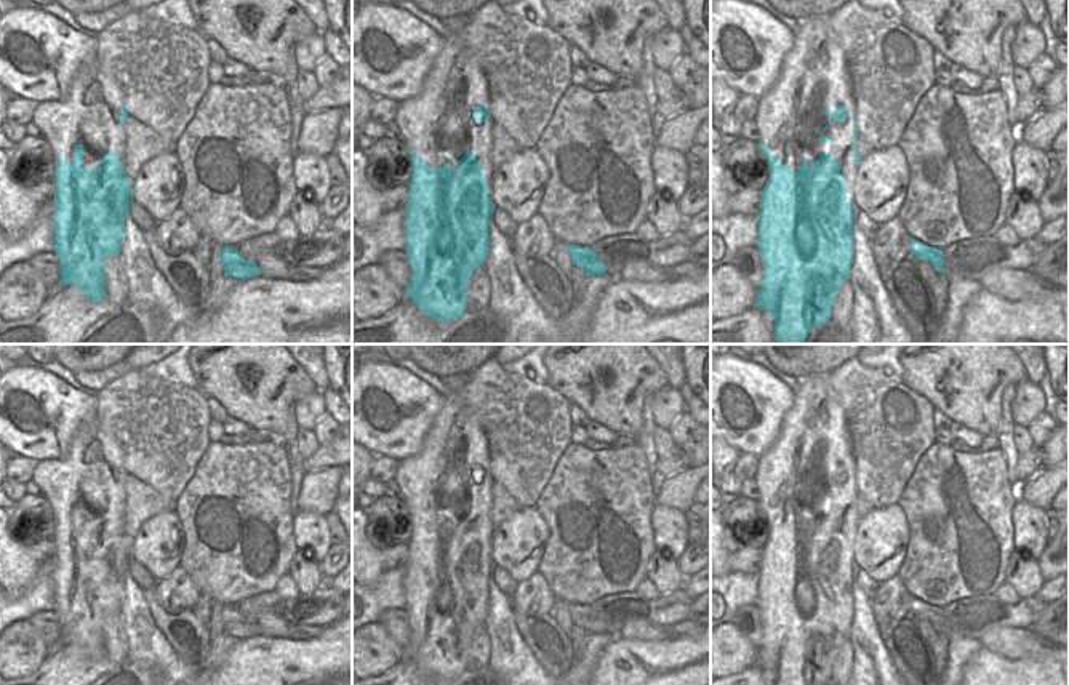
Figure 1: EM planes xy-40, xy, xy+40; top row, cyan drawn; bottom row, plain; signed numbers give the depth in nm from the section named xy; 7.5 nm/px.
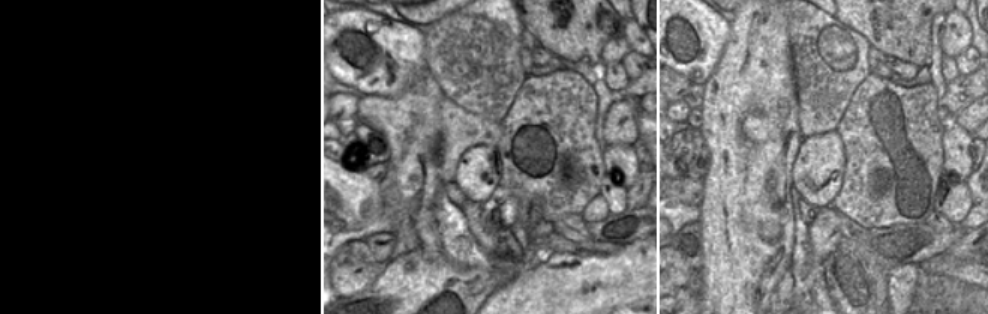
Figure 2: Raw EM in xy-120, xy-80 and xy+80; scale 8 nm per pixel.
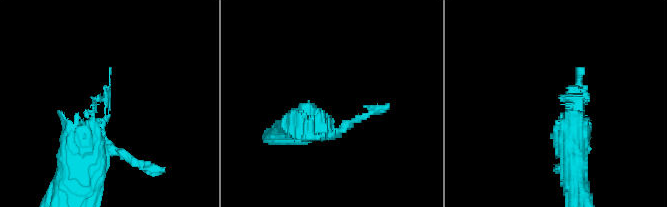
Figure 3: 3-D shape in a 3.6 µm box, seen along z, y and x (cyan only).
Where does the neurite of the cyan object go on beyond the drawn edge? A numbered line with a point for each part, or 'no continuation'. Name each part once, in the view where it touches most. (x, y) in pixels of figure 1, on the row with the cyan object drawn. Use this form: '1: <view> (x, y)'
1: xy+40 (813, 77)

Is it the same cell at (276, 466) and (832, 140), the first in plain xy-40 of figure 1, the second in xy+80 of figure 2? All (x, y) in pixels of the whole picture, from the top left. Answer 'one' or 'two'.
two

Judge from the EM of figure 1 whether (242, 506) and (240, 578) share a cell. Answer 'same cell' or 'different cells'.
same cell

